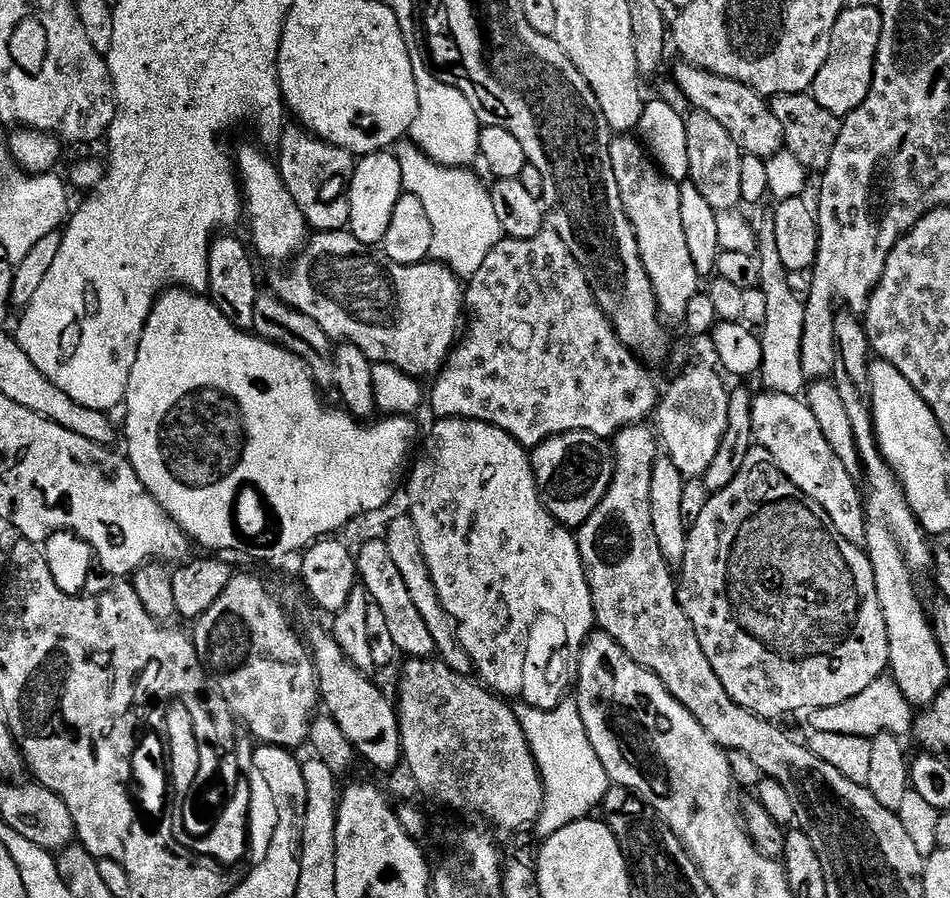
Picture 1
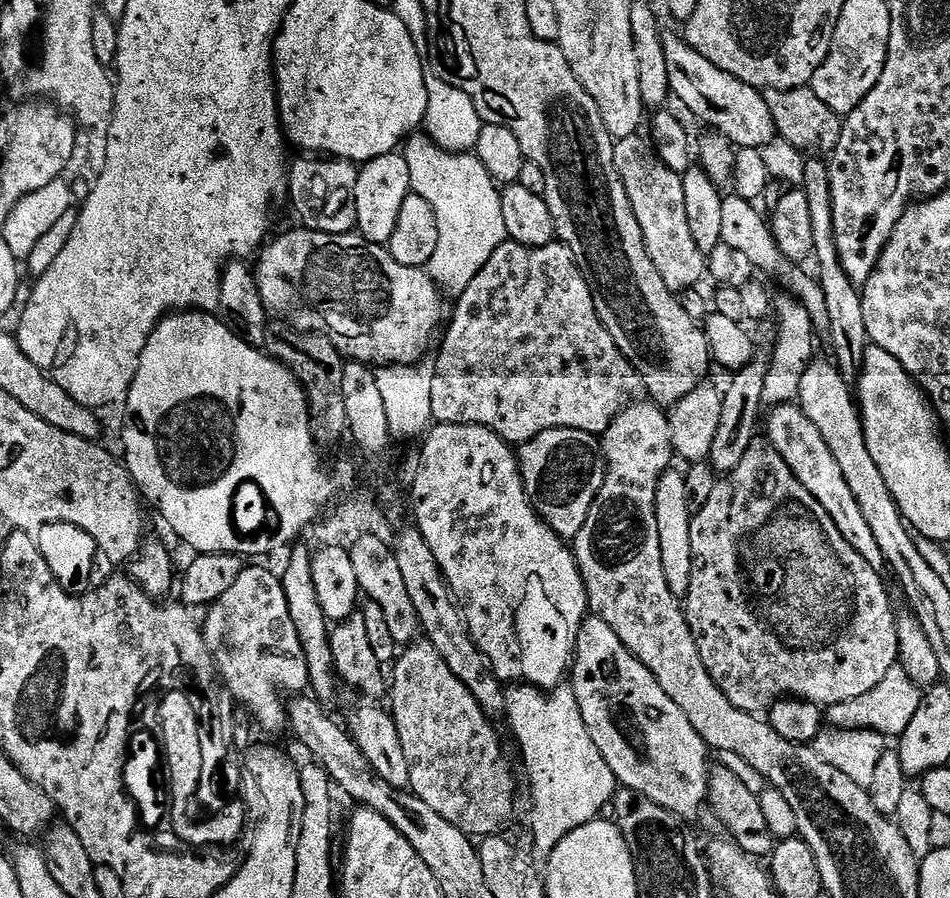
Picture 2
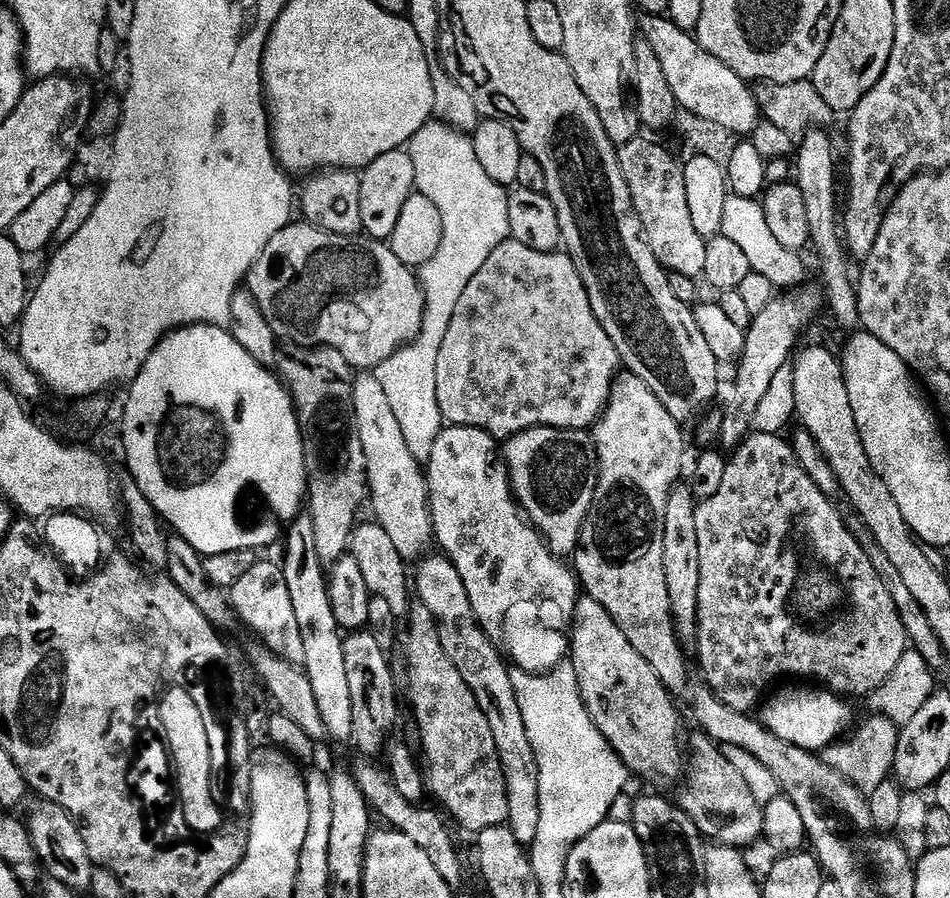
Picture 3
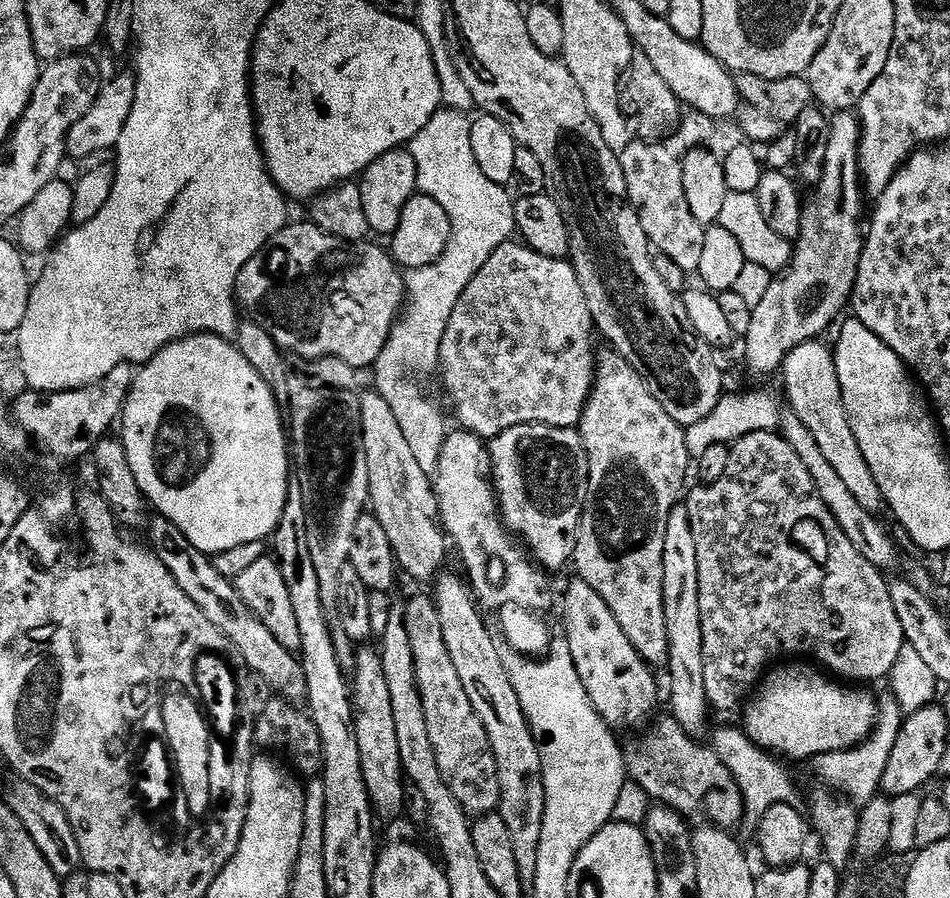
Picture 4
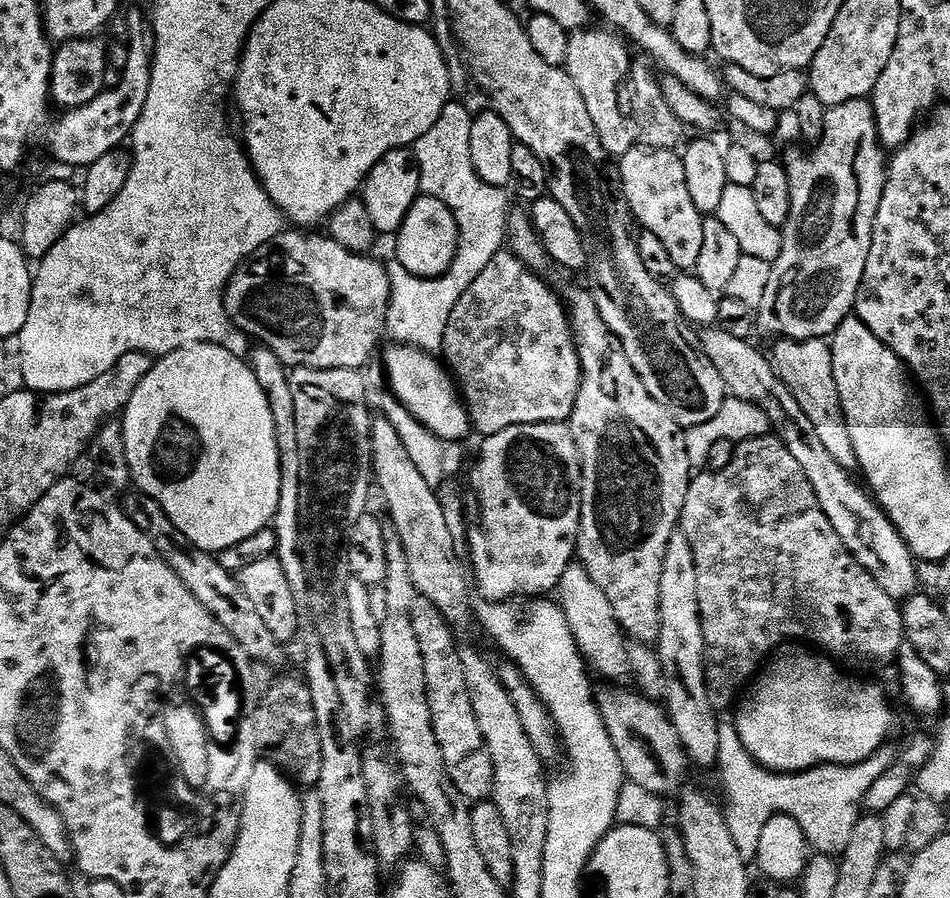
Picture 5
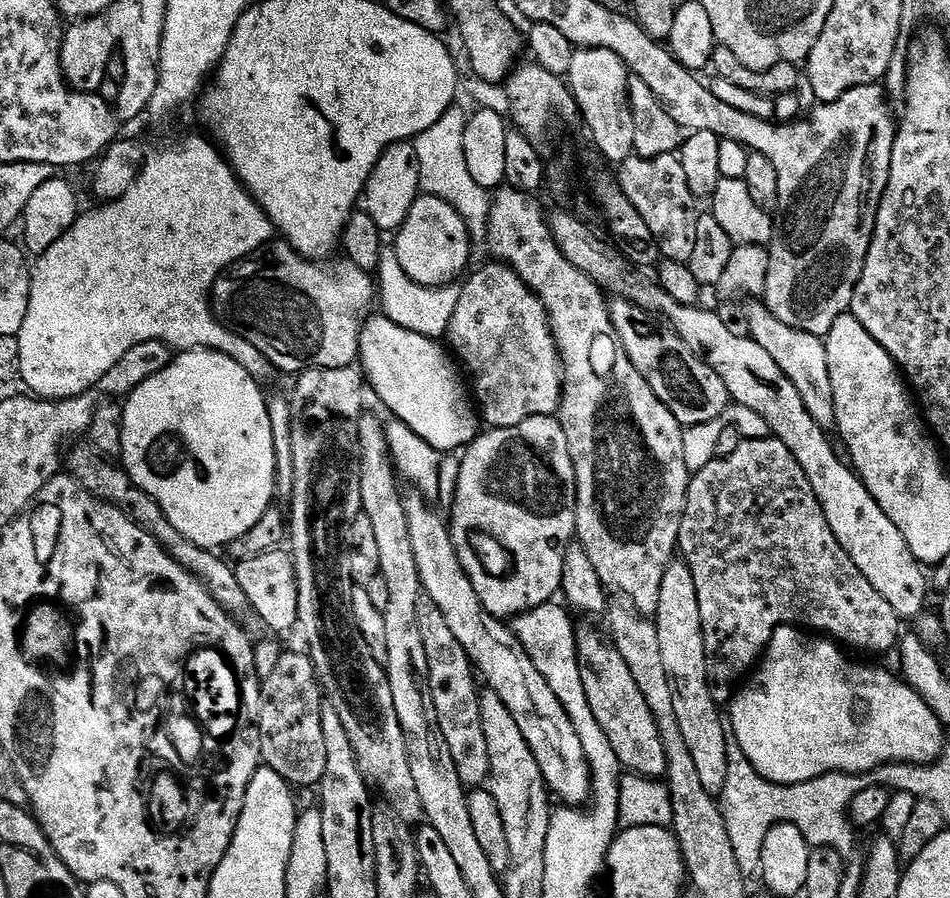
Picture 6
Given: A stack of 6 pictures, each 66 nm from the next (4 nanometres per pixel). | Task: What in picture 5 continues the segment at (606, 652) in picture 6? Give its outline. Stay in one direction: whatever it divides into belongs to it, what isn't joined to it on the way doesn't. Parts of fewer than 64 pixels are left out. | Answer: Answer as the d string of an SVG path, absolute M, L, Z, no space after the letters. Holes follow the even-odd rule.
M604 686L596 692L596 705L600 708L602 722L606 726L606 734L610 734L610 742L614 742L614 750L618 750L618 762L622 762L622 770L627 783L642 786L642 790L650 790L650 794L661 798L675 797L685 787L684 775L690 769L688 755L684 753L682 742L678 738L678 730L674 730L672 719L657 701L648 699L639 691L631 692L624 686Z

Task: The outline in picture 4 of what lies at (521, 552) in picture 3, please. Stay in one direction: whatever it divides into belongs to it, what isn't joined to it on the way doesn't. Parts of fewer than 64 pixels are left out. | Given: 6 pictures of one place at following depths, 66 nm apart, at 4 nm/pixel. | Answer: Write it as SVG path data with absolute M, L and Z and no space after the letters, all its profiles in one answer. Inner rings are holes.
M449 431L445 435L434 477L441 525L455 551L457 548L464 559L463 571L479 603L485 609L488 607L500 612L498 628L504 633L510 646L526 656L539 657L549 651L554 639L552 628L548 625L548 611L552 608L549 573L533 563L529 553L517 543L500 515L496 489L491 478L492 457L489 445L472 432L455 431ZM488 556L504 563L504 582L500 588L492 584L488 577Z

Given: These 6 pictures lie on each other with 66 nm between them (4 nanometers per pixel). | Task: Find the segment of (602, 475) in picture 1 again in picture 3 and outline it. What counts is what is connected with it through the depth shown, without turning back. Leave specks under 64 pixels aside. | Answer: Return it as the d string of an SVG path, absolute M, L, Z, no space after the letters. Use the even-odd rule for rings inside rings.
M528 428L503 445L502 459L508 466L512 495L520 505L523 515L557 556L571 557L580 542L580 531L596 489L596 448L592 445L591 435L587 431L570 428Z

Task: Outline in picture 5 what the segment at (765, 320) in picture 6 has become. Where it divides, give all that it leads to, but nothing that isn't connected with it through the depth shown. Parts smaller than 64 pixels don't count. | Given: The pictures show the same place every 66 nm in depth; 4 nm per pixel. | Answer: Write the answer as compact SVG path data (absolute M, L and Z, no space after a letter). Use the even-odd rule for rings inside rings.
M777 339L770 351L772 365L786 382L786 386L798 398L798 406L802 406L802 414L810 418L818 438L826 446L826 450L850 473L857 471L854 442L850 442L850 430L846 426L846 418L842 410L842 402L838 398L838 382L834 382L834 362L831 347L824 340L785 340Z

